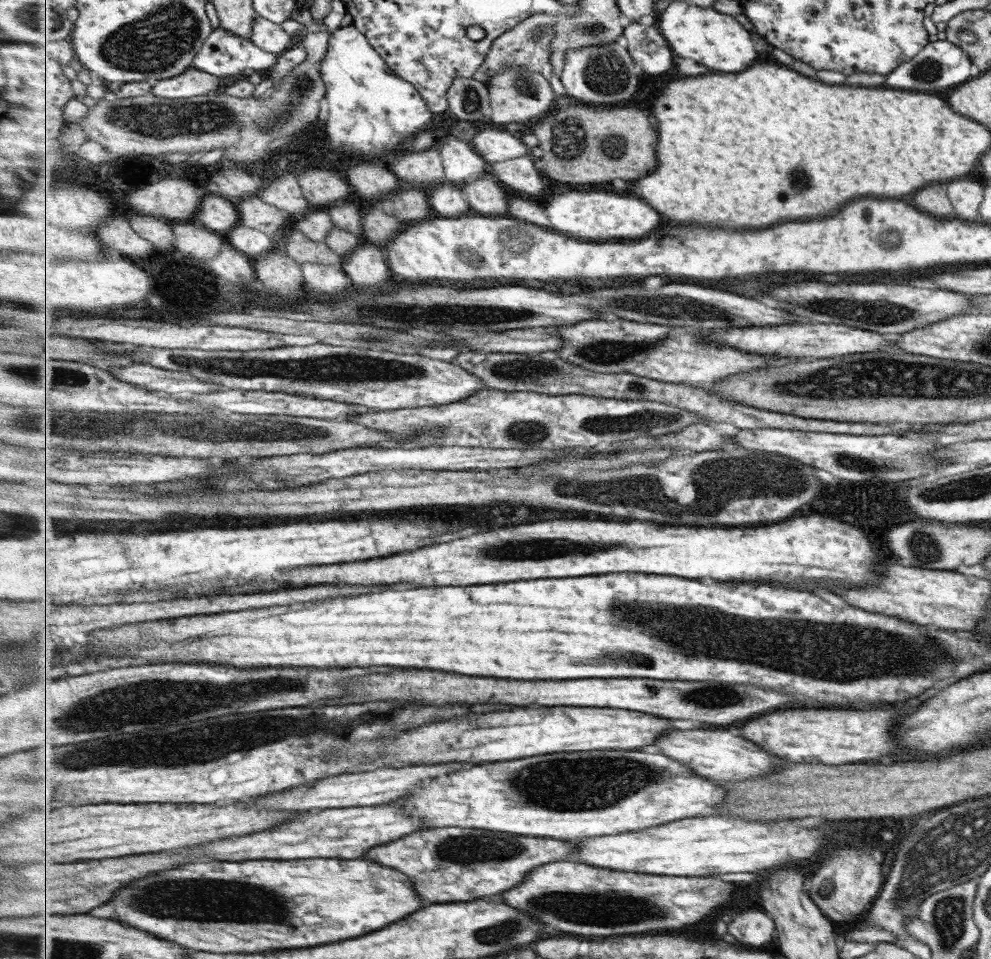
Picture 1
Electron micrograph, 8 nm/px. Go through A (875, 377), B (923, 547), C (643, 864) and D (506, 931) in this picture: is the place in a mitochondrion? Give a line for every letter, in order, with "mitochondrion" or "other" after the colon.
A: mitochondrion
B: mitochondrion
C: other
D: mitochondrion

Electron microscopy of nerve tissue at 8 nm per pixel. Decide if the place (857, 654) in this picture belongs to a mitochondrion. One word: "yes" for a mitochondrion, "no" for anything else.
yes

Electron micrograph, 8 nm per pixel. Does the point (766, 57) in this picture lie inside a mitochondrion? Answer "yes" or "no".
no

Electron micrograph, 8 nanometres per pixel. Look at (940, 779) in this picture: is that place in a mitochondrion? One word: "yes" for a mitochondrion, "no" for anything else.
no

